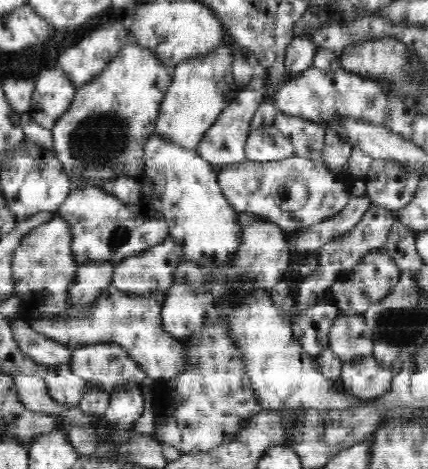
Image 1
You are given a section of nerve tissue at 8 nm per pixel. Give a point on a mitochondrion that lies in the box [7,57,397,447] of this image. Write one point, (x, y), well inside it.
(100, 137)

